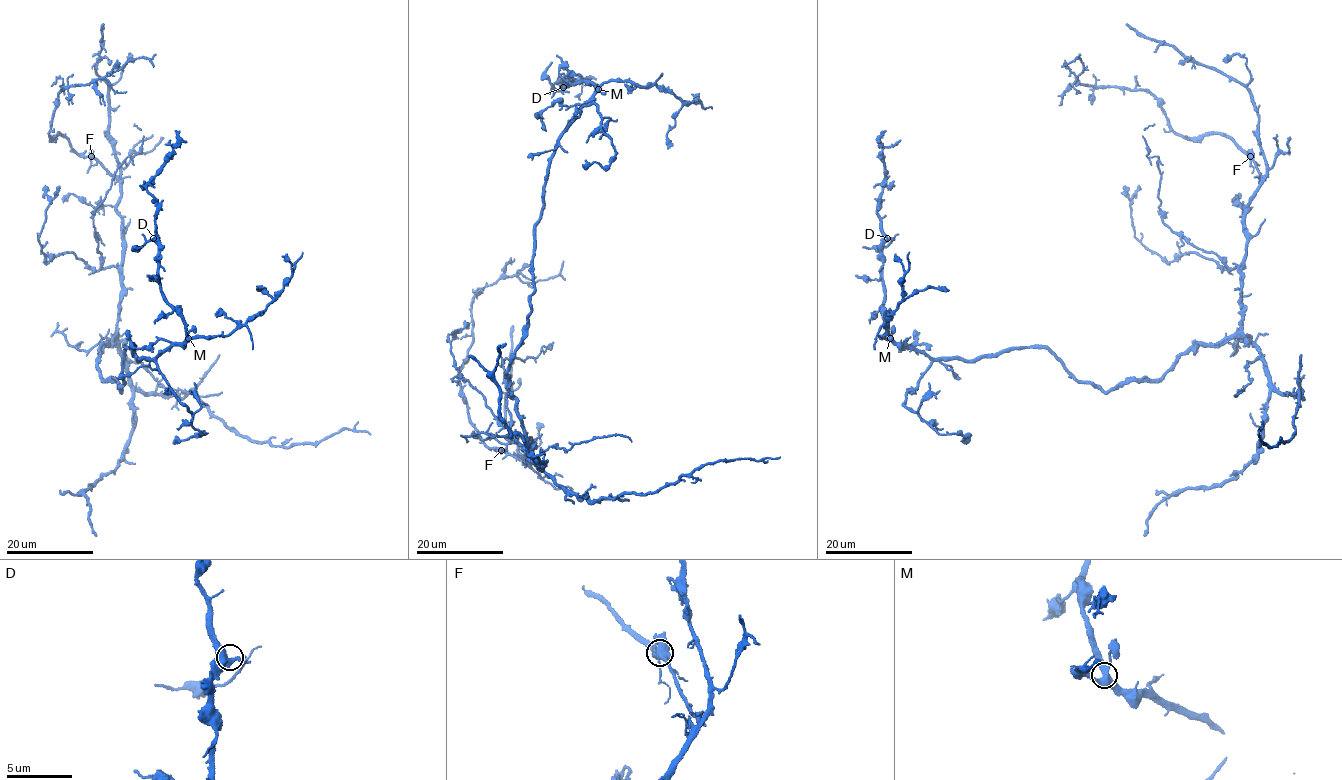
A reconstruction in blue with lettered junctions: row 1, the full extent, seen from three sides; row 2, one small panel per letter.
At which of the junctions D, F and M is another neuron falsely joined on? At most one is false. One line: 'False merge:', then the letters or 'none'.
False merge: none

